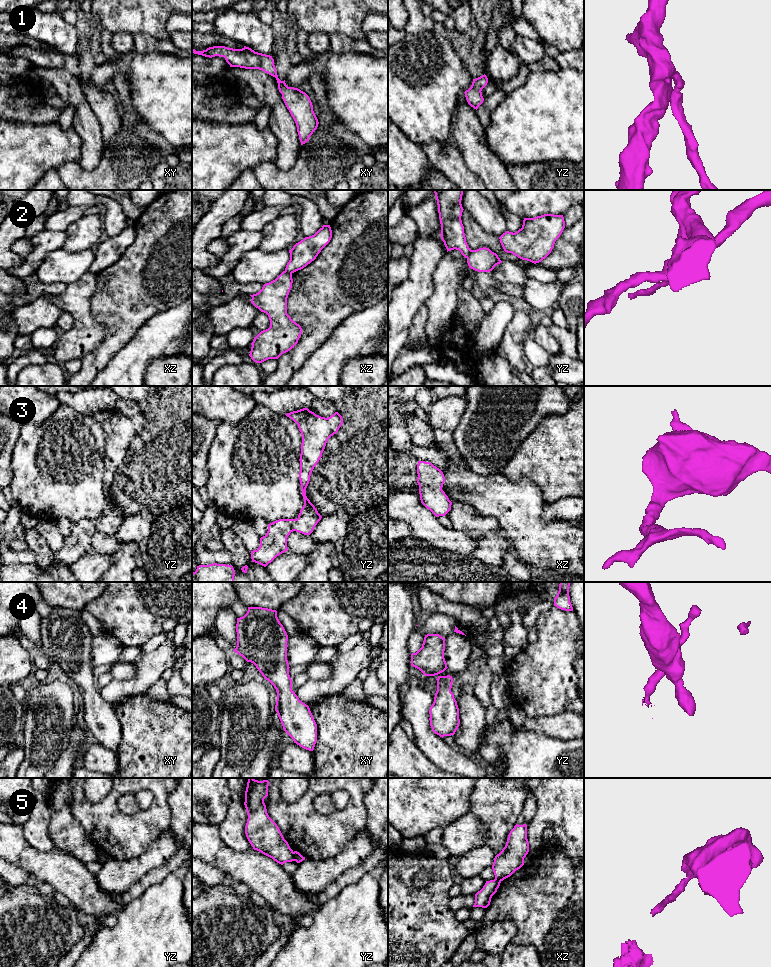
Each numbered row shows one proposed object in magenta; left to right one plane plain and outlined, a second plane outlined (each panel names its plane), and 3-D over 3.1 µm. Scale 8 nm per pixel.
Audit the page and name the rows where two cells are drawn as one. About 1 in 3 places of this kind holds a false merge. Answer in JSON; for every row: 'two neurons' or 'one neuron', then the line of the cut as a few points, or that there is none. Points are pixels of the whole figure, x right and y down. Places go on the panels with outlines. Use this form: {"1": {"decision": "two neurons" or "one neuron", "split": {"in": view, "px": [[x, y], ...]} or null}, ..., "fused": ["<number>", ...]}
{"1": {"decision": "one neuron", "split": null}, "2": {"decision": "two neurons", "split": {"in": "yz", "px": [[471, 250], [466, 257]]}}, "3": {"decision": "one neuron", "split": null}, "4": {"decision": "one neuron", "split": null}, "5": {"decision": "two neurons", "split": {"in": "yz", "px": [[292, 852], [295, 860]]}}, "fused": ["2", "5"]}

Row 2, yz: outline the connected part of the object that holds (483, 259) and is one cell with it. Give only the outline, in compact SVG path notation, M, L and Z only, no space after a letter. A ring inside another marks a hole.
M483 247L477 250L471 250L467 257L469 268L478 272L490 272L502 261L498 255L489 248Z

